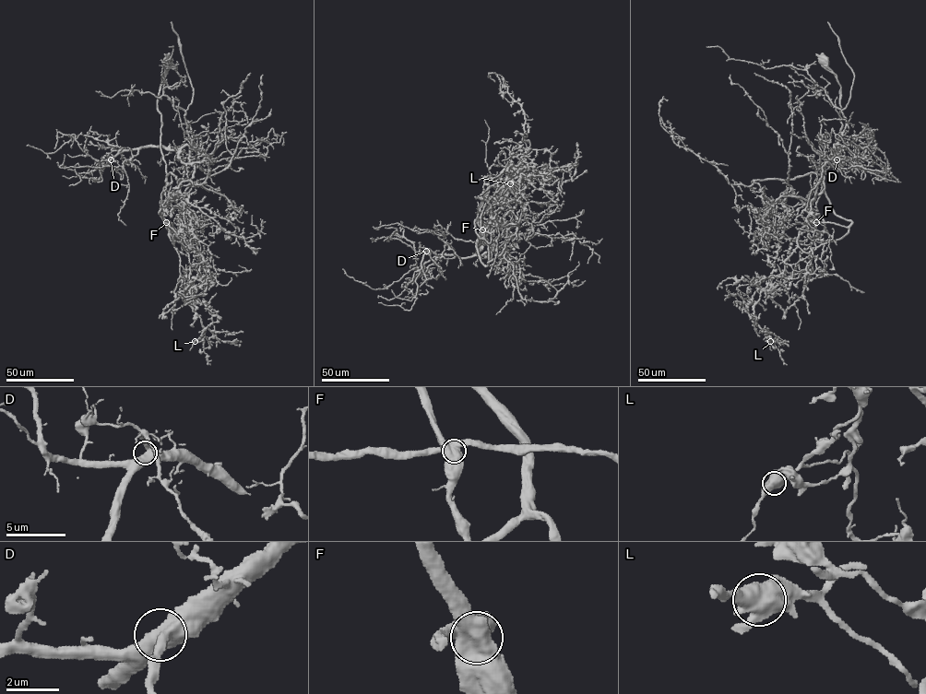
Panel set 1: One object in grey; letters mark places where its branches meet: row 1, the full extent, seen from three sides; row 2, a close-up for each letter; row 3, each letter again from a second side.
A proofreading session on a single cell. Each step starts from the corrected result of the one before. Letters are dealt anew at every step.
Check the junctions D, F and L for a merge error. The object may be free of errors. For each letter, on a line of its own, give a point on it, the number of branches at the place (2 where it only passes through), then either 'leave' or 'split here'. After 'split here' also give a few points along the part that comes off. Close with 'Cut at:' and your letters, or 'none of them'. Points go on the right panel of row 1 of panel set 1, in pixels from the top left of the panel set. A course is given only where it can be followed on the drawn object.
D: place (836, 159); branches 3; leave
F: place (816, 222); branches 3; split here; course (816, 222), (818, 234), (824, 221), (806, 210), (846, 125), (842, 111), (806, 70), (765, 68), (706, 47)
L: place (770, 341); branches 3; leave
Cut at: F

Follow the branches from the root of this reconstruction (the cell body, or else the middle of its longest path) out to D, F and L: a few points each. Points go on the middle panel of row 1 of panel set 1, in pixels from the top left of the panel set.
D: (481, 238), (477, 256), (487, 229), (504, 232), (493, 241), (496, 248), (480, 255), (426, 251)
F: (481, 238), (479, 251), (473, 253), (477, 256), (476, 248), (487, 229), (479, 221), (482, 229)
L: (481, 238), (473, 253), (477, 256), (486, 229), (516, 206), (507, 173), (515, 168), (520, 179), (510, 183)

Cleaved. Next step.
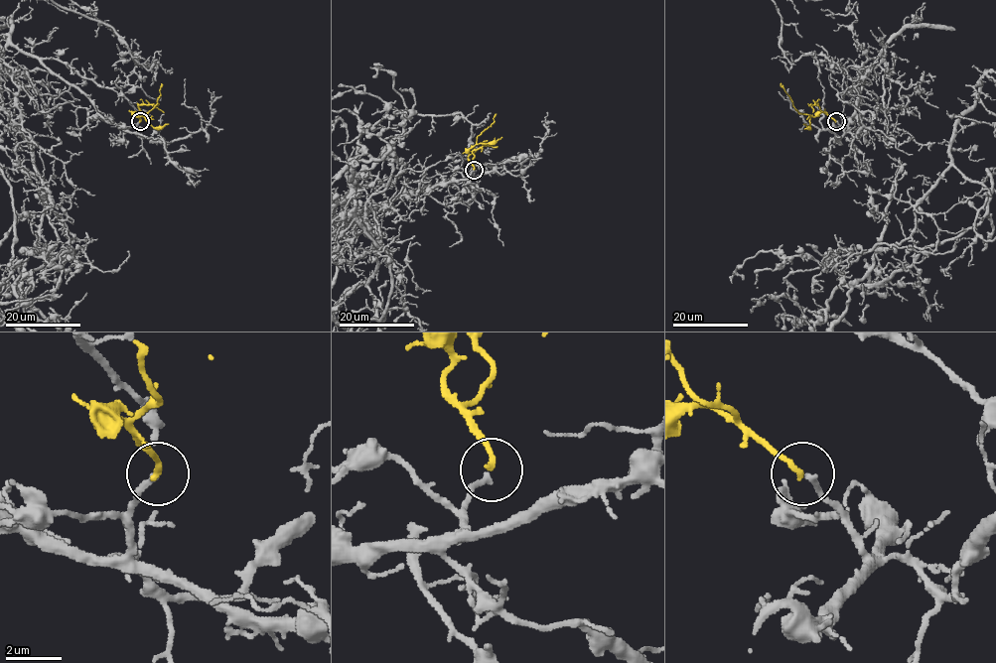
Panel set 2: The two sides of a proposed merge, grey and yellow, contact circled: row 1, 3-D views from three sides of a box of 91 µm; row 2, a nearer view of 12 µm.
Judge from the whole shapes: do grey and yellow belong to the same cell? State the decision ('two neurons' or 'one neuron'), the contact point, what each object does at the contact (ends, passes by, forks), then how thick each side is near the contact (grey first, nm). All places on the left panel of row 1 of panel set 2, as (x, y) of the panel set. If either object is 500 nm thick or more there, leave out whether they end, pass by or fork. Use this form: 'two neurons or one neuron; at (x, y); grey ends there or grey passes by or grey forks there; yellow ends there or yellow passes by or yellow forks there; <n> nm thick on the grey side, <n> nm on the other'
one neuron; at (140, 121); grey ends there; yellow ends there; 200 nm thick on the grey side, 200 nm on the other

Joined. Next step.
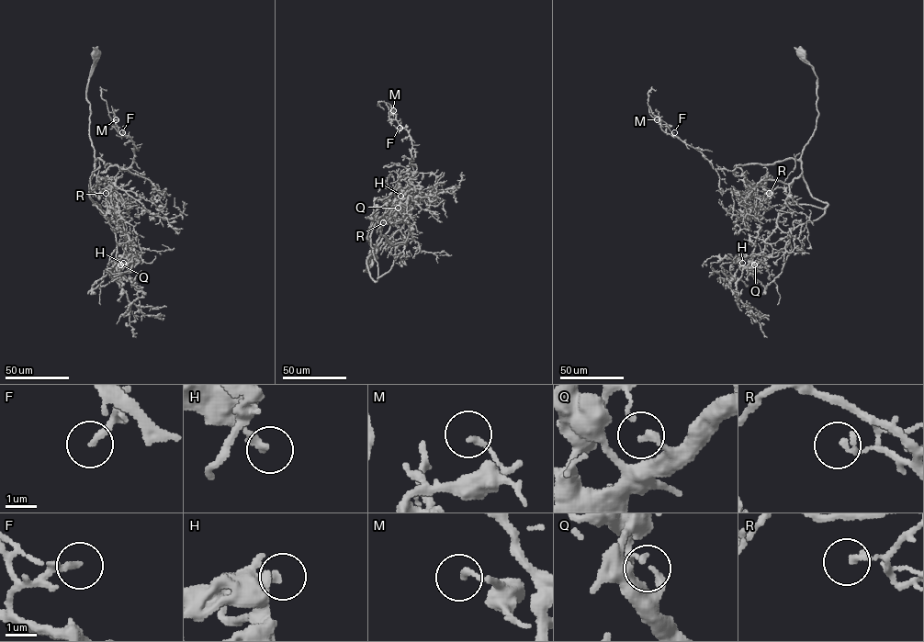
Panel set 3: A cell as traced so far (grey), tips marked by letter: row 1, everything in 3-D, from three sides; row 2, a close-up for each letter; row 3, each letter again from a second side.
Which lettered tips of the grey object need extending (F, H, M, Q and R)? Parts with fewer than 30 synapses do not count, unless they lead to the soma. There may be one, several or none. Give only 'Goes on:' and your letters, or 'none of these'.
Goes on: none of these

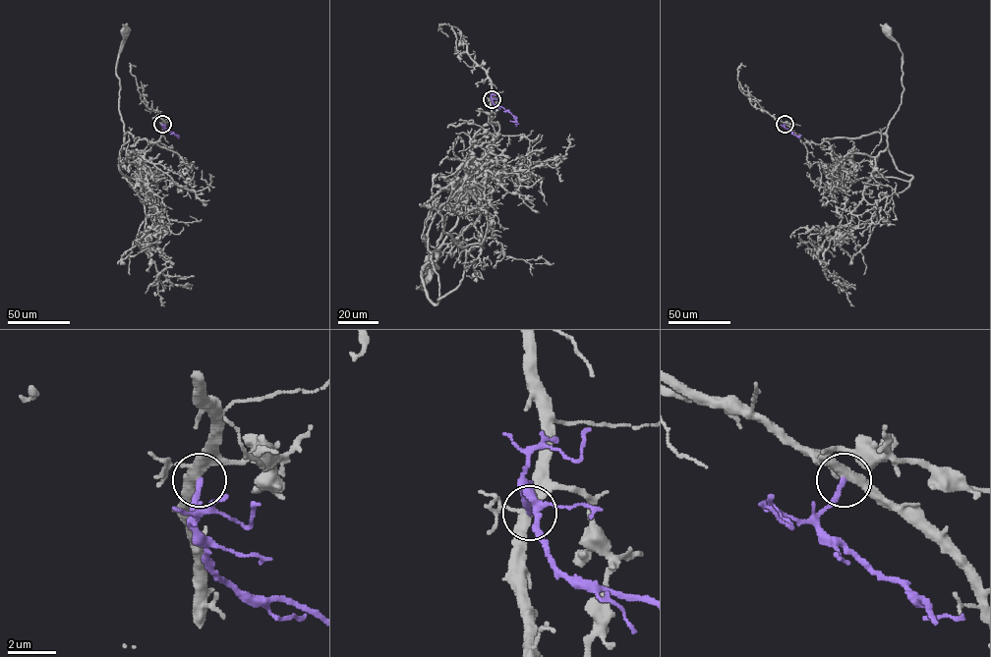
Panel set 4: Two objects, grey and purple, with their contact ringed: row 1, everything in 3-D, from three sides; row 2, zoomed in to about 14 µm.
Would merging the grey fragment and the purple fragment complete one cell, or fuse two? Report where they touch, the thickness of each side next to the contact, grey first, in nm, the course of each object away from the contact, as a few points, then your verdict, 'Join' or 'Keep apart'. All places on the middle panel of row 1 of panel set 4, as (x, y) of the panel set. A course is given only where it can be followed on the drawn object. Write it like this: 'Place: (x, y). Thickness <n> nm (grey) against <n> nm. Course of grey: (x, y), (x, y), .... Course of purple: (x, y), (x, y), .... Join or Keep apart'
Place: (492, 99). Thickness 340 nm (grey) against 220 nm. Course of grey: (492, 99), (490, 119), (455, 178), (423, 291), (417, 287), (429, 263). Course of purple: (492, 99), (494, 104), (510, 114), (515, 126). Keep apart

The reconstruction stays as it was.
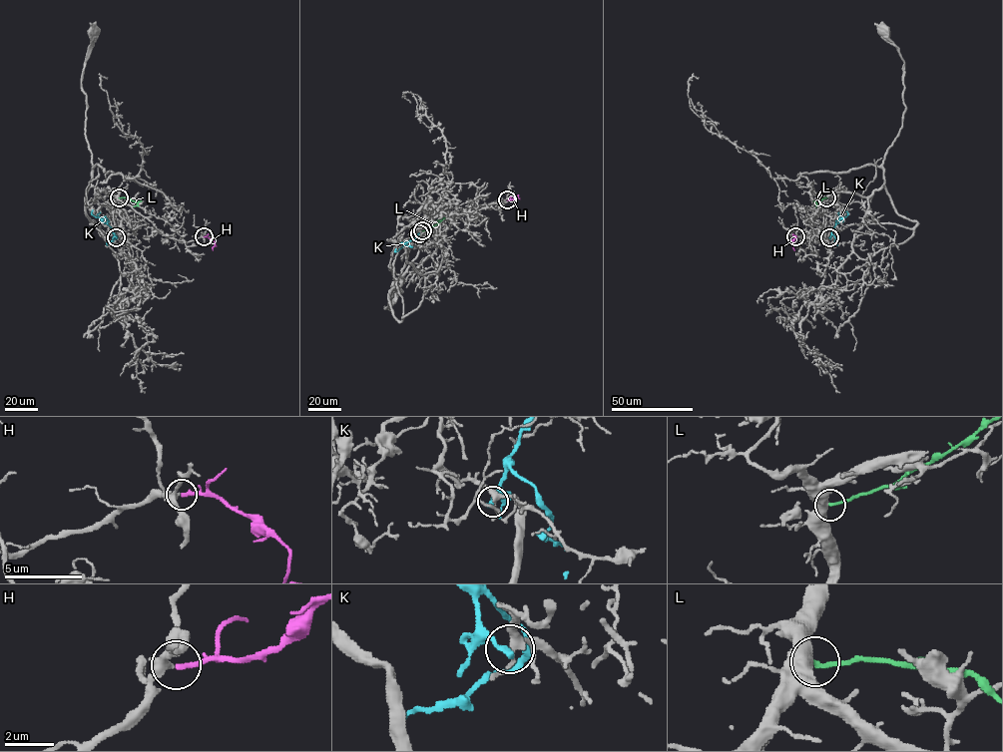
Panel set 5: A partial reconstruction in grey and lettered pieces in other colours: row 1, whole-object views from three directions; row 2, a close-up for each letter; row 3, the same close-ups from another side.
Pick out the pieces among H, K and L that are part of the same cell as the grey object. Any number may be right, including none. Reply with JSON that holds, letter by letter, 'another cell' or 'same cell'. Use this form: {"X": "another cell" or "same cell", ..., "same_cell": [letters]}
{"H": "same cell", "K": "another cell", "L": "another cell", "same_cell": ["H"]}

